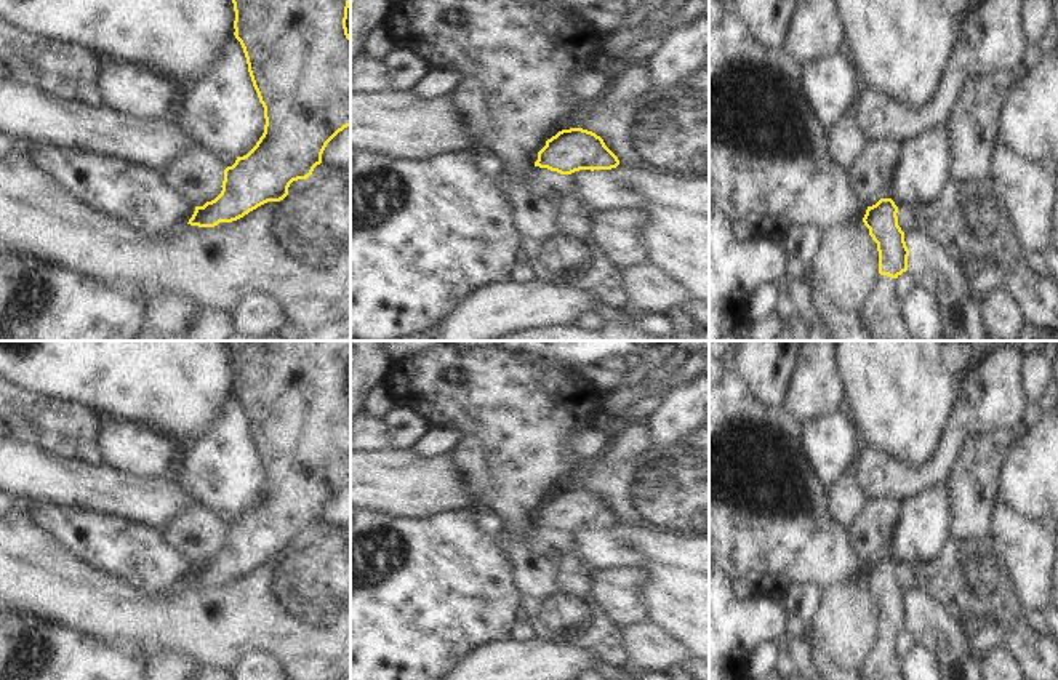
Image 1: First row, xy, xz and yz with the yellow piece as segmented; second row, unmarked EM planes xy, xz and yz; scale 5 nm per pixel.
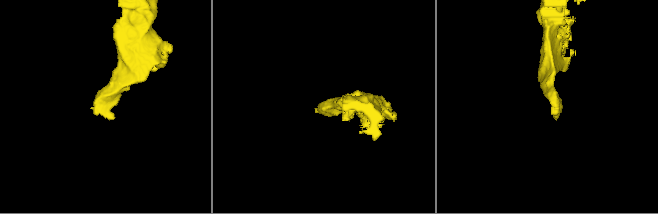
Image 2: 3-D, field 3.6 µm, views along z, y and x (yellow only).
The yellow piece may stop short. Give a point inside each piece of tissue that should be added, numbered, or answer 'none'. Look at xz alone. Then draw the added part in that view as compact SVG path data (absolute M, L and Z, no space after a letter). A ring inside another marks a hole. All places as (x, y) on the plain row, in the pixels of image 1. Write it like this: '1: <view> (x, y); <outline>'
none

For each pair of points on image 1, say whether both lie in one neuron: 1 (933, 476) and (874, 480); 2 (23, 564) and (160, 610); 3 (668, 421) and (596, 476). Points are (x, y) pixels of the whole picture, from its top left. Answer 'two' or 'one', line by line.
1: one
2: one
3: two

